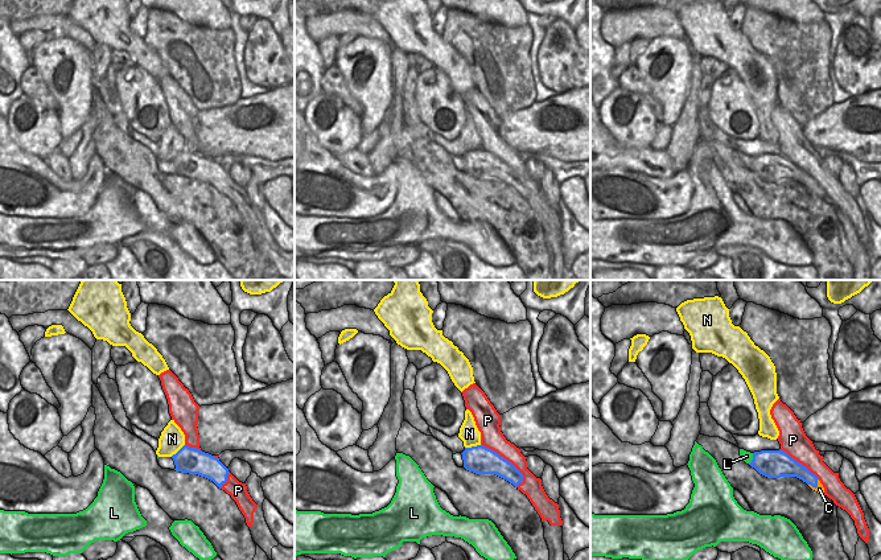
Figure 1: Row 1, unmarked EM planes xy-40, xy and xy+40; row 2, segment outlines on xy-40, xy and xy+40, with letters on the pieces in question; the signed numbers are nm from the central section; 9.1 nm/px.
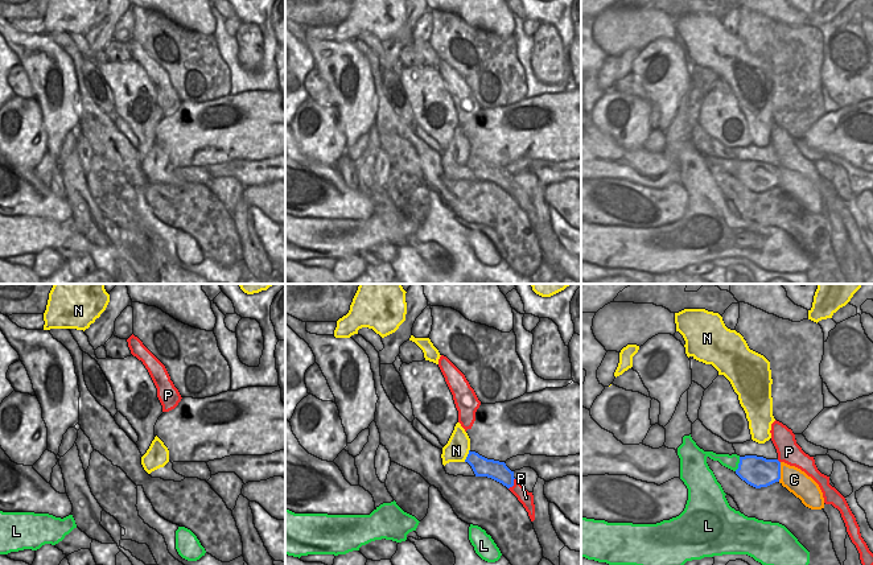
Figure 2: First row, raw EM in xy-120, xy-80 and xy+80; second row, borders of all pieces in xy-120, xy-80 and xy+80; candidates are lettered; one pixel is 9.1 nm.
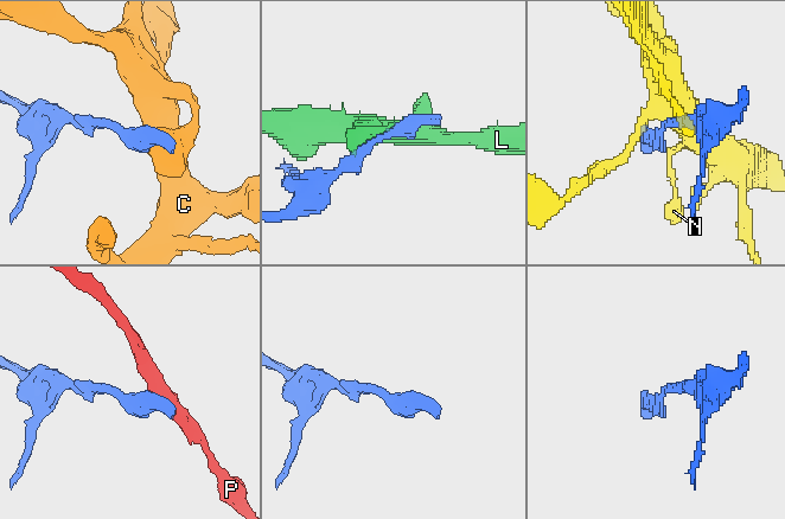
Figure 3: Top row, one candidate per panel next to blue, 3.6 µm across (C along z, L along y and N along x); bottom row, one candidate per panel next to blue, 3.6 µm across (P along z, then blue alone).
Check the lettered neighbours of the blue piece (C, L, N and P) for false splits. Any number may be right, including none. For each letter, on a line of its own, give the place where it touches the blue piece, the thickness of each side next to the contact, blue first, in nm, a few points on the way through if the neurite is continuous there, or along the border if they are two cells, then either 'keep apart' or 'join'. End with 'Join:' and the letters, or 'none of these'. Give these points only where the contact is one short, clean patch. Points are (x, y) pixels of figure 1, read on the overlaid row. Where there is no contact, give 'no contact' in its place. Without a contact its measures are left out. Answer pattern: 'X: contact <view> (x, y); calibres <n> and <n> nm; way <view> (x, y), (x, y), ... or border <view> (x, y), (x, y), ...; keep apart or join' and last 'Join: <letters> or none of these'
C: contact xy+40 (816, 486); calibres 140 and 70 nm; border xy+40 (818, 478), (815, 488), (809, 485); keep apart
L: contact xy+40 (753, 458); calibres 260 and 100 nm; keep apart
N: contact xy (473, 447); calibres 260 and 180 nm; border xy (481, 444), (465, 448); keep apart
P: contact xy (506, 460); calibres 260 and 200 nm; keep apart
Join: none of these

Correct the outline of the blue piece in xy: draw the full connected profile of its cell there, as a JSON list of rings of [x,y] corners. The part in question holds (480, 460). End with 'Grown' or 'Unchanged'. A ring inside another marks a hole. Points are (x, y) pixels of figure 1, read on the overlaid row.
[[[481,445],[465,448],[461,453],[464,468],[476,474],[495,474],[515,487],[523,482],[523,474],[497,452]]]. Unchanged.

